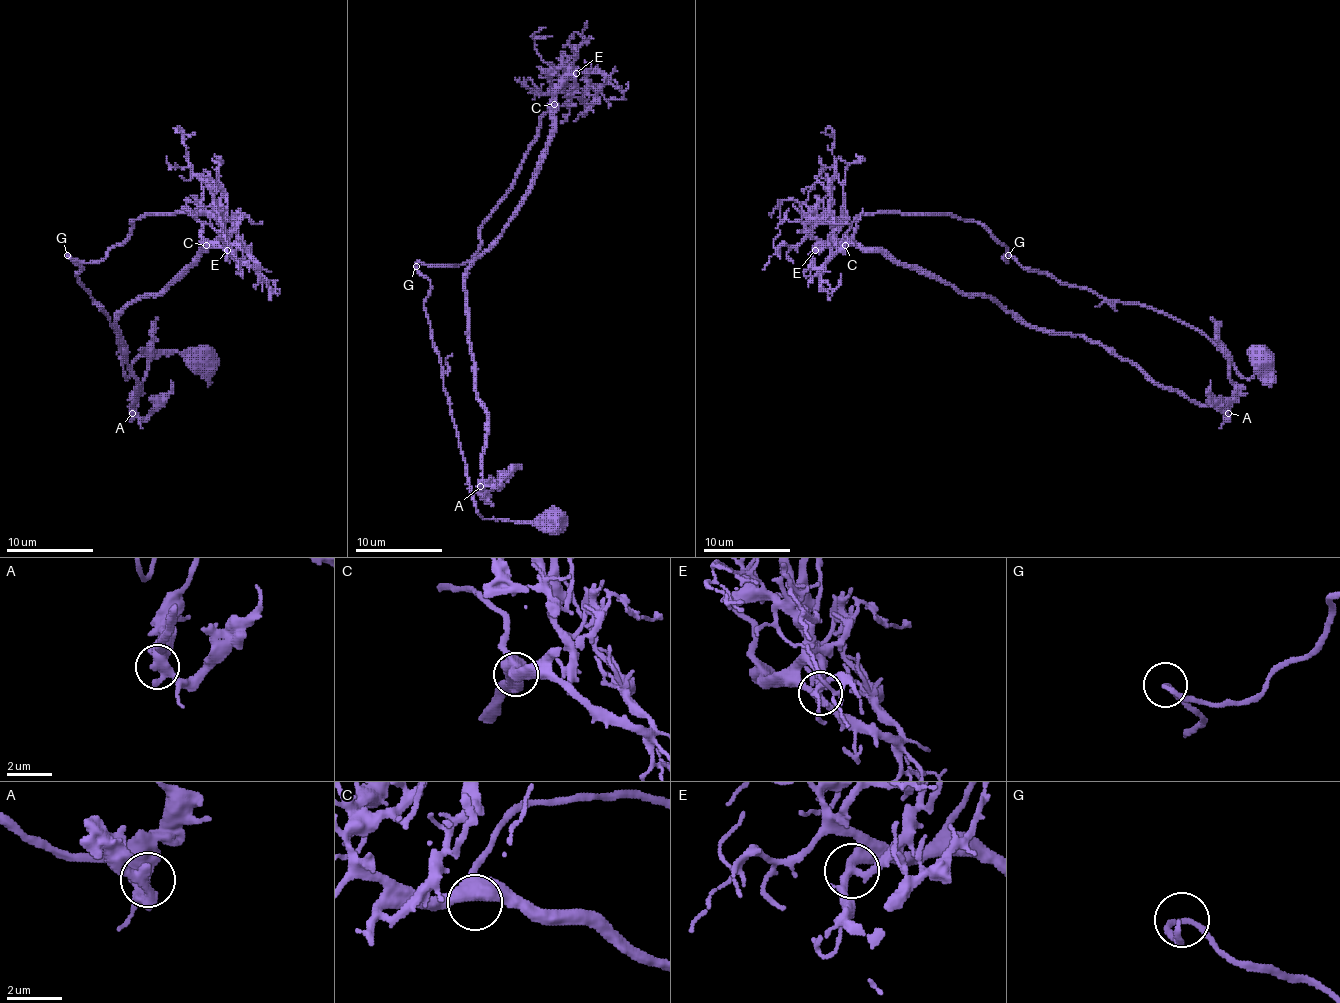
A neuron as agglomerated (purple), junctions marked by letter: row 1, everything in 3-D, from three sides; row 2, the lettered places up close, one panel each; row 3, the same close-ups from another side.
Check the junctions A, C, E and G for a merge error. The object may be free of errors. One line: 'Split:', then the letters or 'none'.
Split: none

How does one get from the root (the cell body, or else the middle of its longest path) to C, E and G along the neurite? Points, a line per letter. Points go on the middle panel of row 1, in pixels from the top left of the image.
C: (528, 147), (537, 134), (539, 121), (554, 104)
E: (528, 147), (537, 134), (539, 121), (550, 110), (554, 91), (572, 73), (576, 73)
G: (528, 147), (511, 191), (480, 230), (480, 249), (461, 264), (419, 262), (415, 267)

